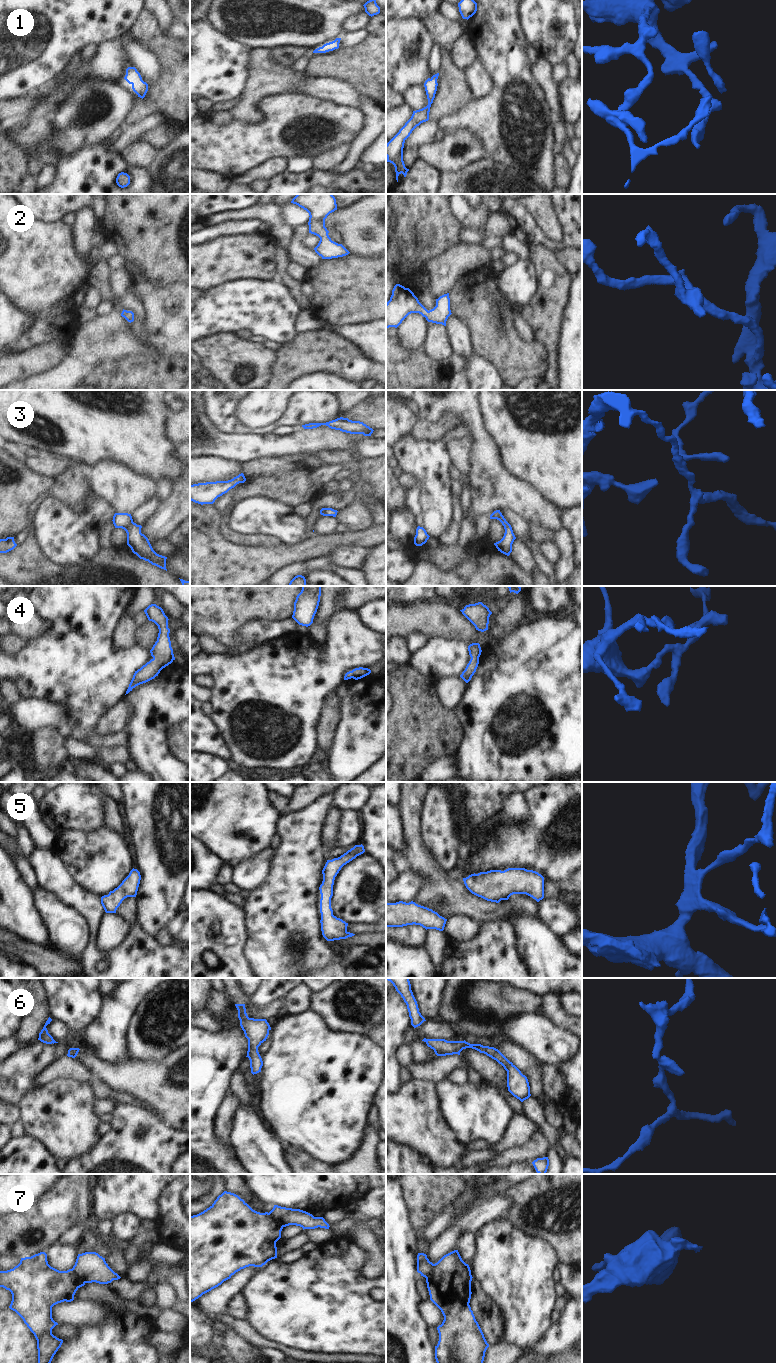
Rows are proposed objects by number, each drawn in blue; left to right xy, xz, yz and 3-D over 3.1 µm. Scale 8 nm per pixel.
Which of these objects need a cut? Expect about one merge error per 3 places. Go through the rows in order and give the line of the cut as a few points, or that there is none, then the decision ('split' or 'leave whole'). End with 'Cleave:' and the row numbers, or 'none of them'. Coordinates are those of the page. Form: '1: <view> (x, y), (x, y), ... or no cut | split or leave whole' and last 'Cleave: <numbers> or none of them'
1: no cut | leave whole
2: no cut | leave whole
3: no cut | leave whole
4: no cut | leave whole
5: no cut | leave whole
6: no cut | leave whole
7: xz (268, 1213), (283, 1226) | split
Cleave: 7

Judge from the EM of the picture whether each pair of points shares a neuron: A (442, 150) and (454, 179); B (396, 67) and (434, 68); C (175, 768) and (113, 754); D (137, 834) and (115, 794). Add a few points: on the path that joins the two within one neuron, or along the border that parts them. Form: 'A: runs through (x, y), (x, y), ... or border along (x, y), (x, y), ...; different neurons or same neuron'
A: border along (473, 163), (469, 163), (459, 170), (440, 172); different neurons
B: border along (434, 45), (429, 54), (428, 77); different neurons
C: border along (127, 748), (132, 760); different neurons
D: border along (122, 792), (120, 799); different neurons

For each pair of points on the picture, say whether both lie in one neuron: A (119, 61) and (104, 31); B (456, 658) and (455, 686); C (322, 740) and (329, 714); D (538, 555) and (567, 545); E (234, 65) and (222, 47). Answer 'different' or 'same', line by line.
A: different
B: different
C: same
D: different
E: same

